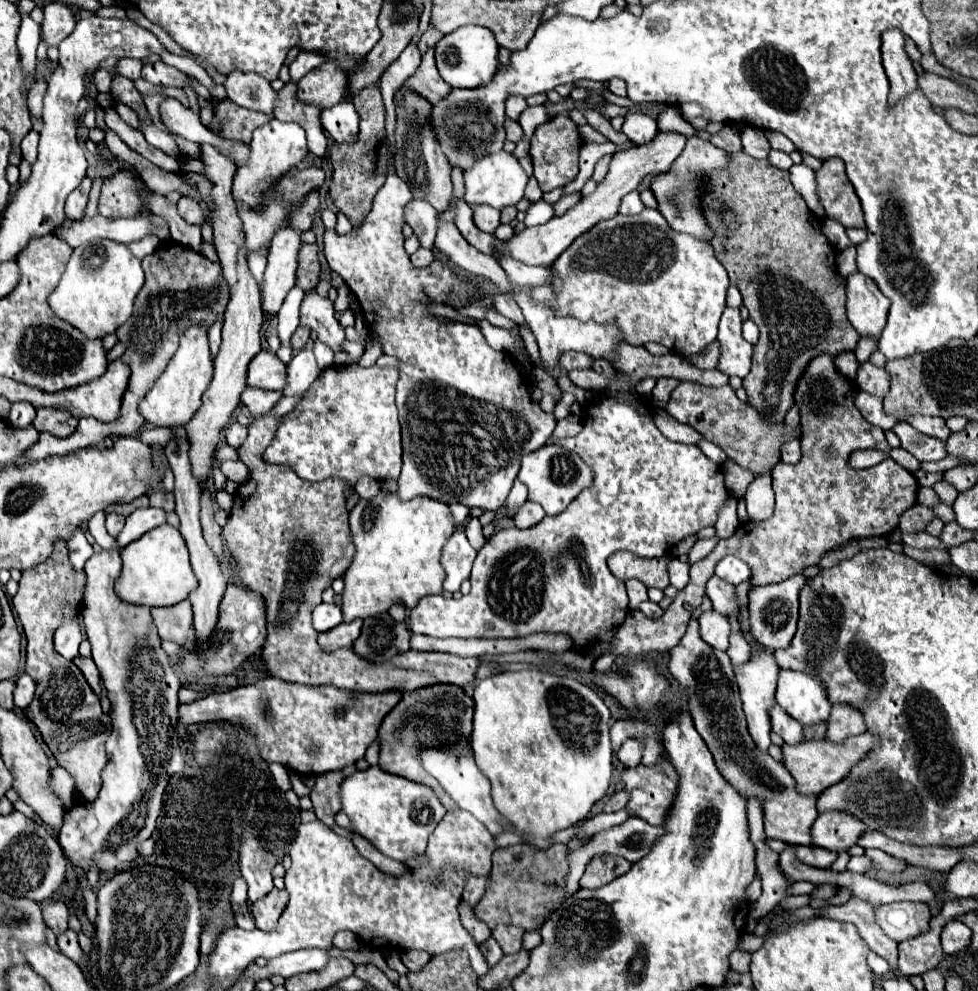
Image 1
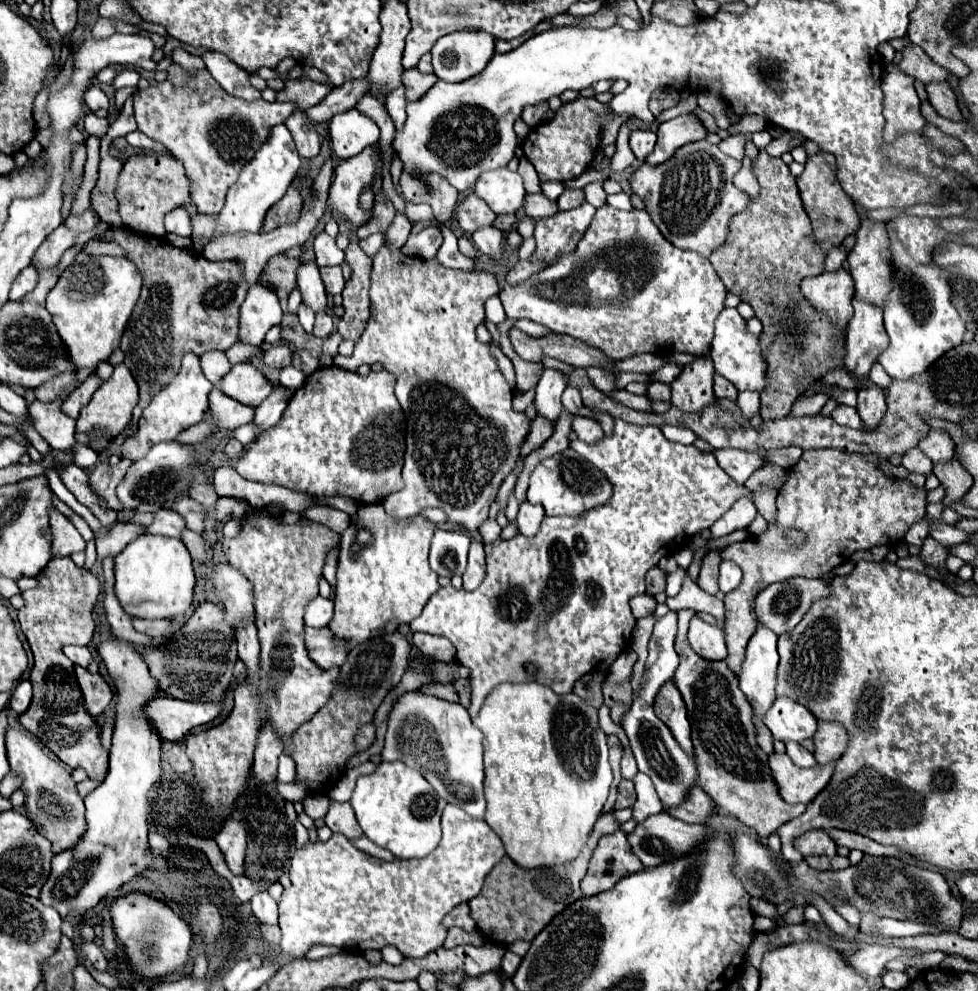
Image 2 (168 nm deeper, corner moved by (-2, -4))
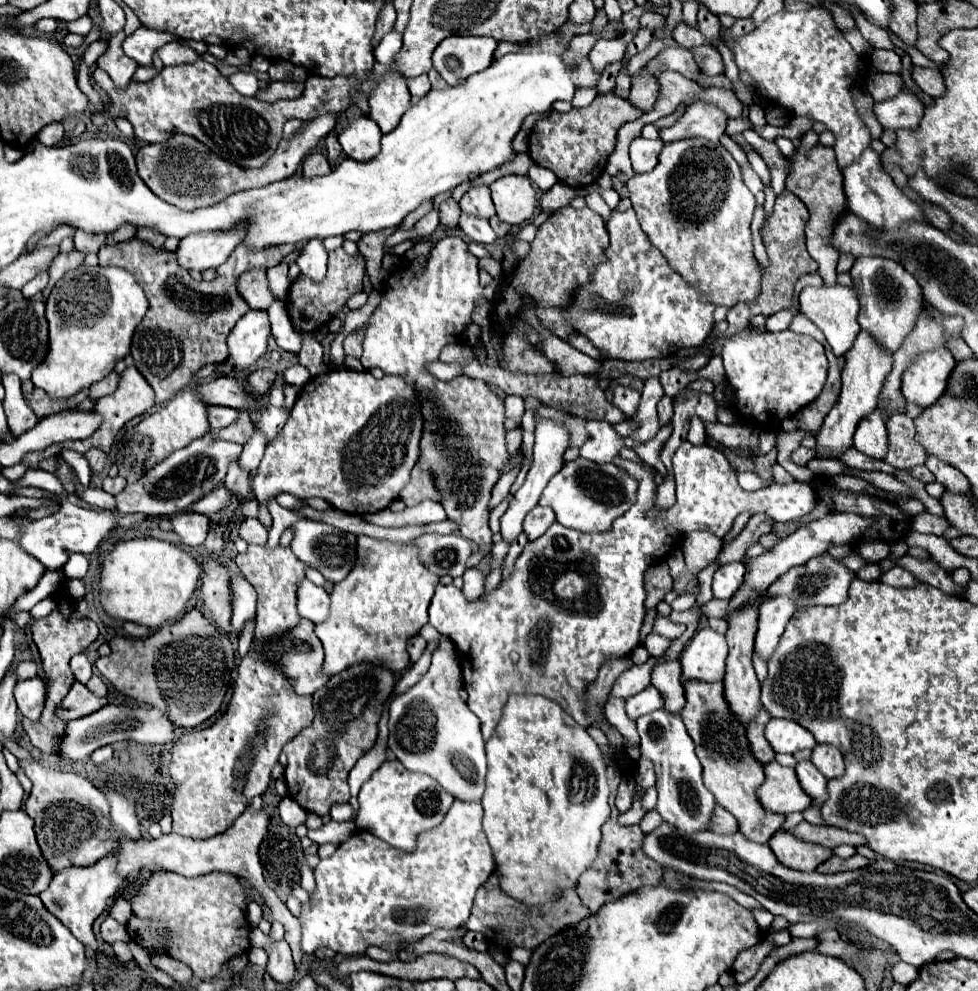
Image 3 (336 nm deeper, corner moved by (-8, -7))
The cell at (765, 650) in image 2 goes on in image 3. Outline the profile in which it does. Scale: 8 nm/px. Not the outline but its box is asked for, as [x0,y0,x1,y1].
[755,598,793,662]

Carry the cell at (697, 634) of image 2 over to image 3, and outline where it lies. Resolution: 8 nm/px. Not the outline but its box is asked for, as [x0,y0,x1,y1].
[681,628,727,682]

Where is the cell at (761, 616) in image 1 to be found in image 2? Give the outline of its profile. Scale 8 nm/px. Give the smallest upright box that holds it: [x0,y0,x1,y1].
[755,577,829,635]

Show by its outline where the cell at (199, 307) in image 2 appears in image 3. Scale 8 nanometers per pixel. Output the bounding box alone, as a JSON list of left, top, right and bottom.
[99,236,295,406]

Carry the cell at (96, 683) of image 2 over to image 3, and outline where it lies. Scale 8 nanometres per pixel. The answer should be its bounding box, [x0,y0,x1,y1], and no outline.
[57,680,109,720]

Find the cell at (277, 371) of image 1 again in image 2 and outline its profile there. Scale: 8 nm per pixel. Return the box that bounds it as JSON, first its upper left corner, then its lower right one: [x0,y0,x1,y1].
[219,363,273,407]

